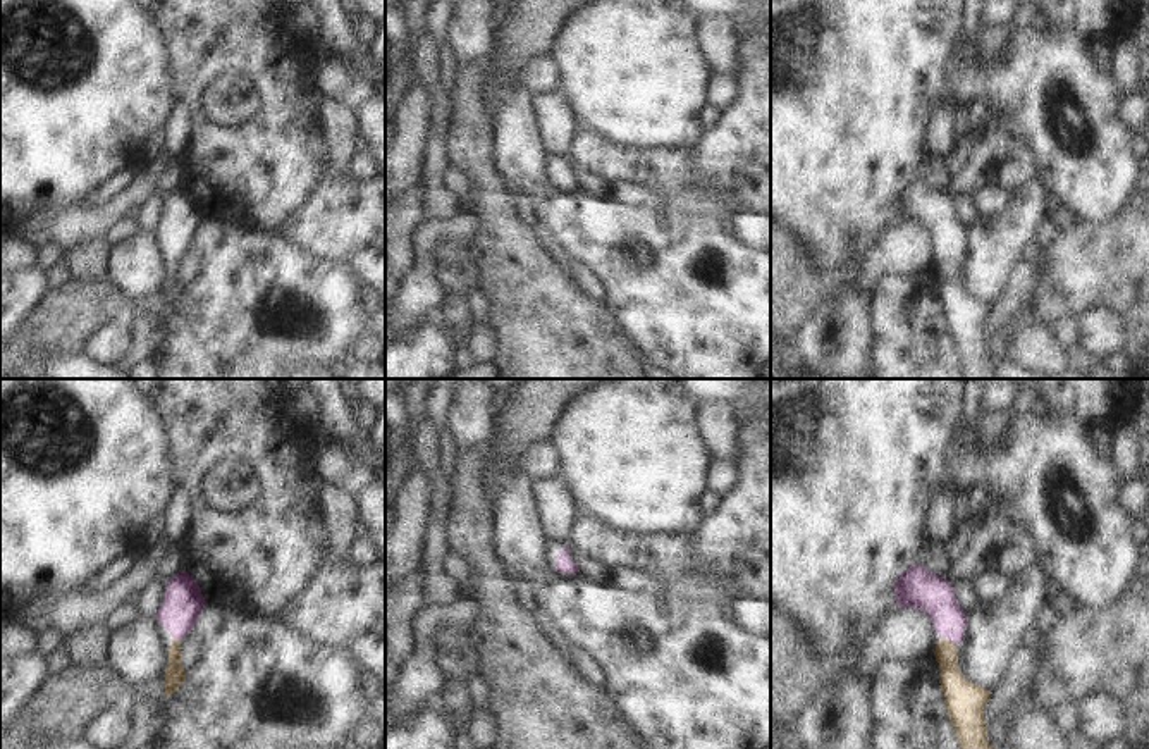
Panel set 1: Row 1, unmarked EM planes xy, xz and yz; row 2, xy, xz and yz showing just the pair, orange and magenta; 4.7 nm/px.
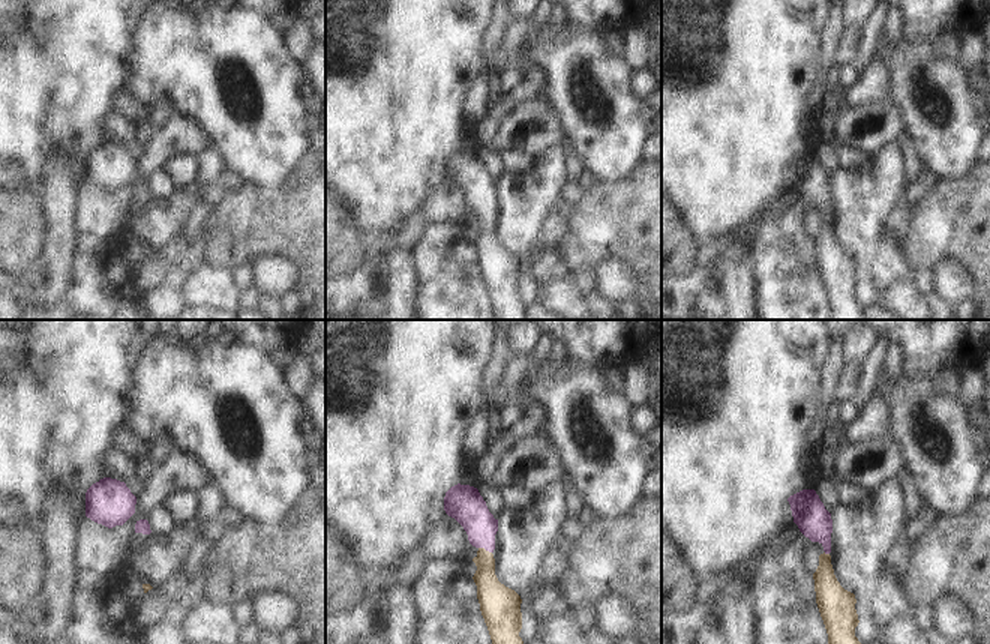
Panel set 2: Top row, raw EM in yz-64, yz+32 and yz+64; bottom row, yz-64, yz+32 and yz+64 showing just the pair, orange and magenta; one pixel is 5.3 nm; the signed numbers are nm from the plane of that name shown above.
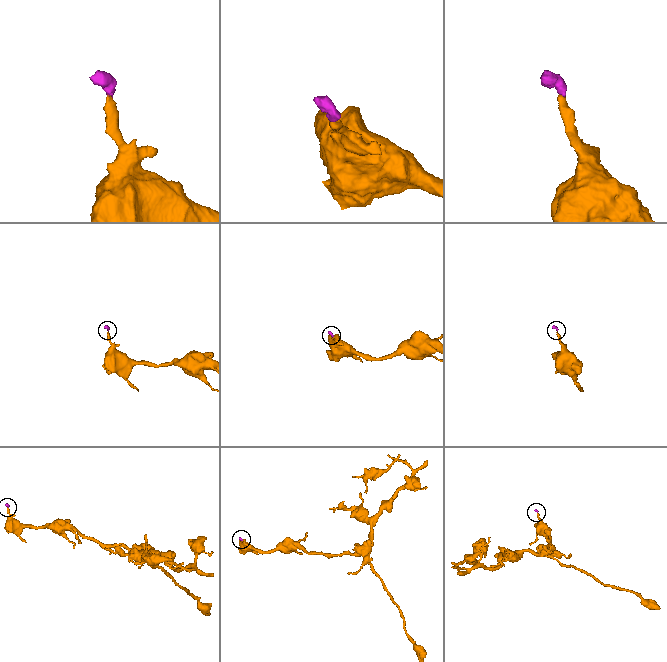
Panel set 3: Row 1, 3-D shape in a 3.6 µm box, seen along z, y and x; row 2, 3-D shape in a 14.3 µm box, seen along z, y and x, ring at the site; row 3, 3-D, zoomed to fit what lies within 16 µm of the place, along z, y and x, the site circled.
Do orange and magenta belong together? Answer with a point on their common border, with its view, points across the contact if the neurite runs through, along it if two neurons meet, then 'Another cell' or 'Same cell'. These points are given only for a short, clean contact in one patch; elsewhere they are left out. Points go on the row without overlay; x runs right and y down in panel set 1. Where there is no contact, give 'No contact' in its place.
Touches orange at yz (952, 257). Path across: yz (960, 309), (950, 290), (952, 257), (950, 235), (933, 209). Same cell

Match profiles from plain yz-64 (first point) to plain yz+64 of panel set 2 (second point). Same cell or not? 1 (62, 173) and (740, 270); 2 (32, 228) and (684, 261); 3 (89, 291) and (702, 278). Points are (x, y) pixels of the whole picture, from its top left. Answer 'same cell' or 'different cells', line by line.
1: same cell
2: same cell
3: different cells

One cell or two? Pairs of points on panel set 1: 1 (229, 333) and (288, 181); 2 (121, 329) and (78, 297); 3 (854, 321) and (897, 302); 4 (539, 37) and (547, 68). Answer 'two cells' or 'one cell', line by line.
1: two cells
2: two cells
3: two cells
4: two cells

